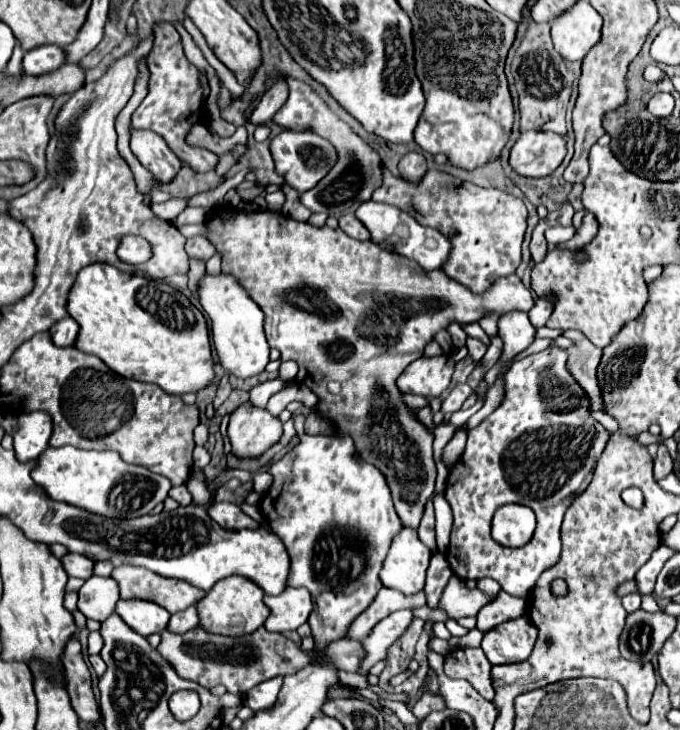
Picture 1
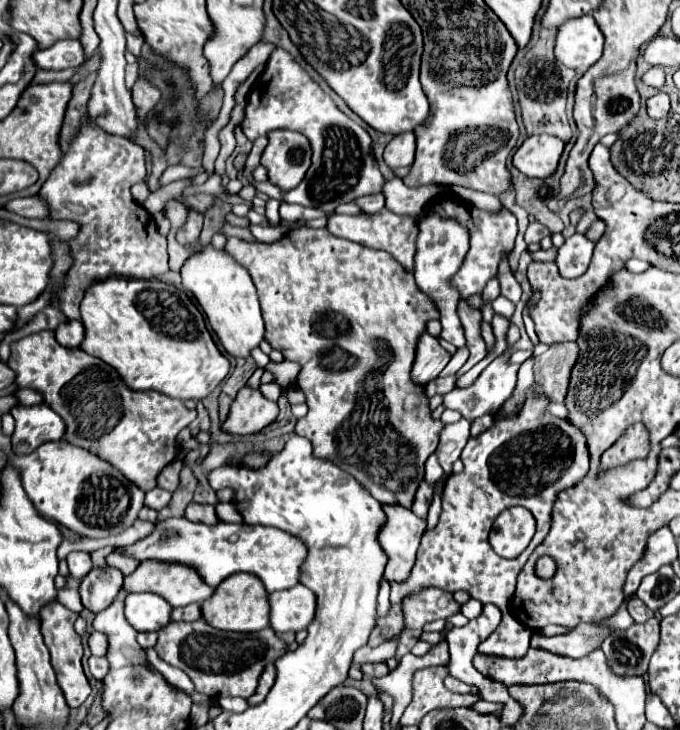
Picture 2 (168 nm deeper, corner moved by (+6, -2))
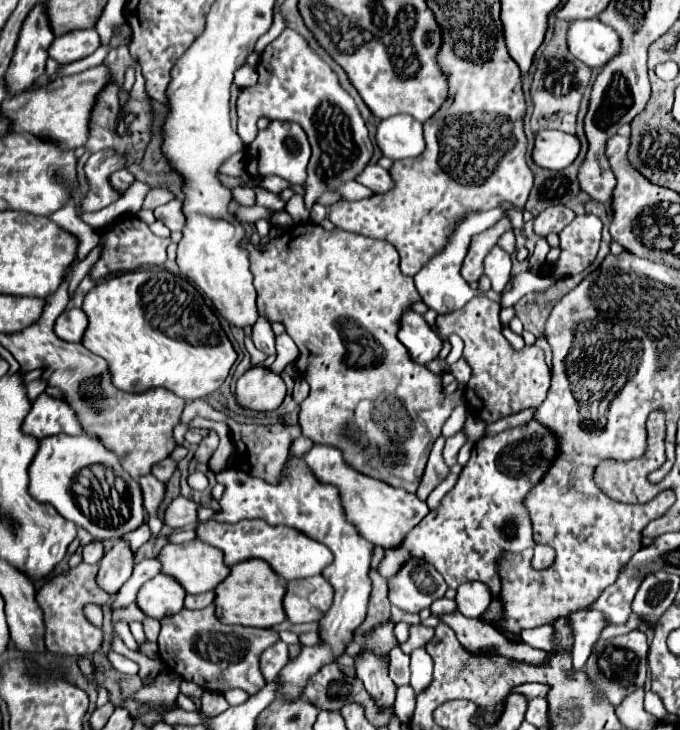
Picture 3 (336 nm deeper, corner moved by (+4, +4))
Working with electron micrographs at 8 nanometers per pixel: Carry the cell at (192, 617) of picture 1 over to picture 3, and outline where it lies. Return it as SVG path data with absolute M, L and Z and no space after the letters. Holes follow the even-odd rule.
M213 591L199 593L199 595L187 595L187 597L185 597L185 607L187 607L187 609L203 609L203 607L211 605L213 599L215 599L215 593L213 593Z

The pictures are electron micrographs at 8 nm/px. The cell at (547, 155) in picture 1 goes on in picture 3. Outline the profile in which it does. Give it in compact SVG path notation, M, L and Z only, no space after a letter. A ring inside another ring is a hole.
M539 131L535 135L533 145L533 163L551 169L561 171L569 167L579 153L579 139L575 135L563 133L563 131Z

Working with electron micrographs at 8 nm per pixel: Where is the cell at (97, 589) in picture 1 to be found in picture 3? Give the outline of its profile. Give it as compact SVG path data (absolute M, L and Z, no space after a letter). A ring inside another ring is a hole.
M115 541L115 547L105 553L105 557L99 563L97 573L97 585L107 591L109 595L115 595L121 585L131 577L133 571L133 553L127 547L125 541Z

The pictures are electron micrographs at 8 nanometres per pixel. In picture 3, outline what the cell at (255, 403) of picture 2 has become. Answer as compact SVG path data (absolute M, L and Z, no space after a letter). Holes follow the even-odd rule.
M251 367L237 379L235 399L243 409L275 411L285 399L285 383L265 367Z

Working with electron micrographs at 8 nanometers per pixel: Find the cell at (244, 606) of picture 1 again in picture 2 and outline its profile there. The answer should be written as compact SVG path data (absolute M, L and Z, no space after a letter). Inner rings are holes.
M237 573L229 575L221 581L221 585L215 589L215 593L201 603L203 617L209 625L223 631L261 631L269 627L269 593L265 591L265 585L261 579L253 573Z

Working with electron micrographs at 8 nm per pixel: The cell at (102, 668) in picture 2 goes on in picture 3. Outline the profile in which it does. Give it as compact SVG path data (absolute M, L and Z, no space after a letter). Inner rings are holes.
M109 651L109 653L107 653L107 659L109 659L109 663L113 665L113 669L117 669L119 673L131 673L131 675L137 673L137 665L135 665L133 661L129 661L127 657L115 653L115 651Z

